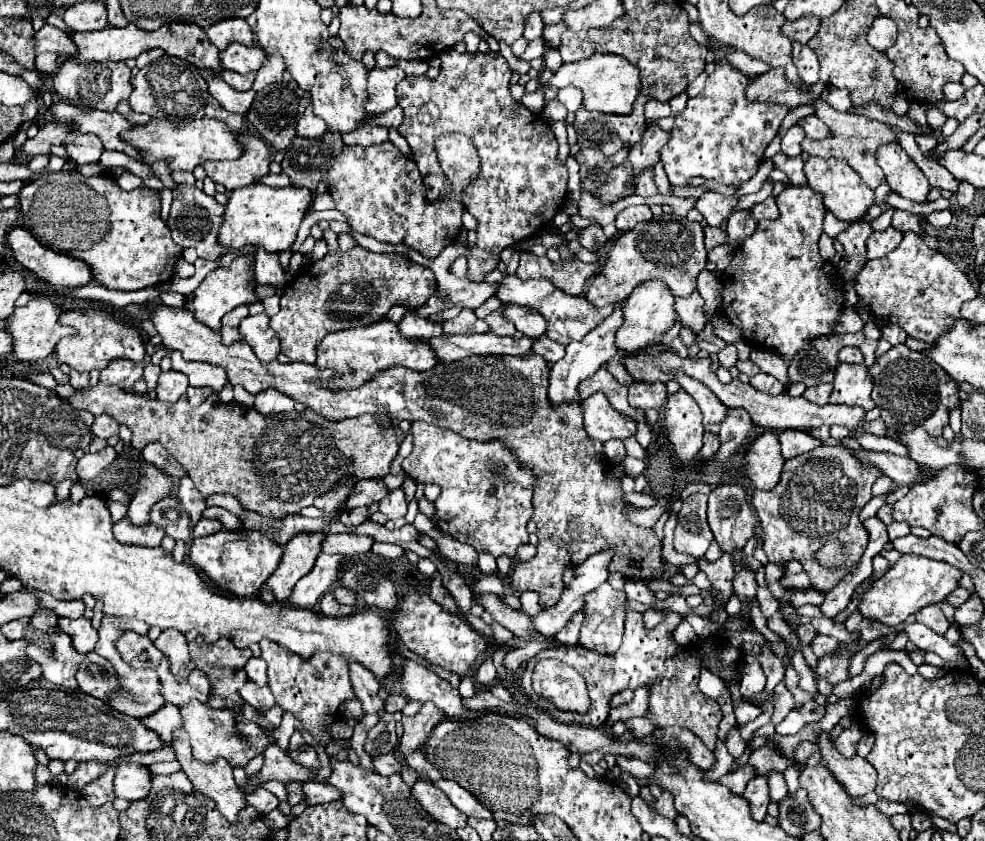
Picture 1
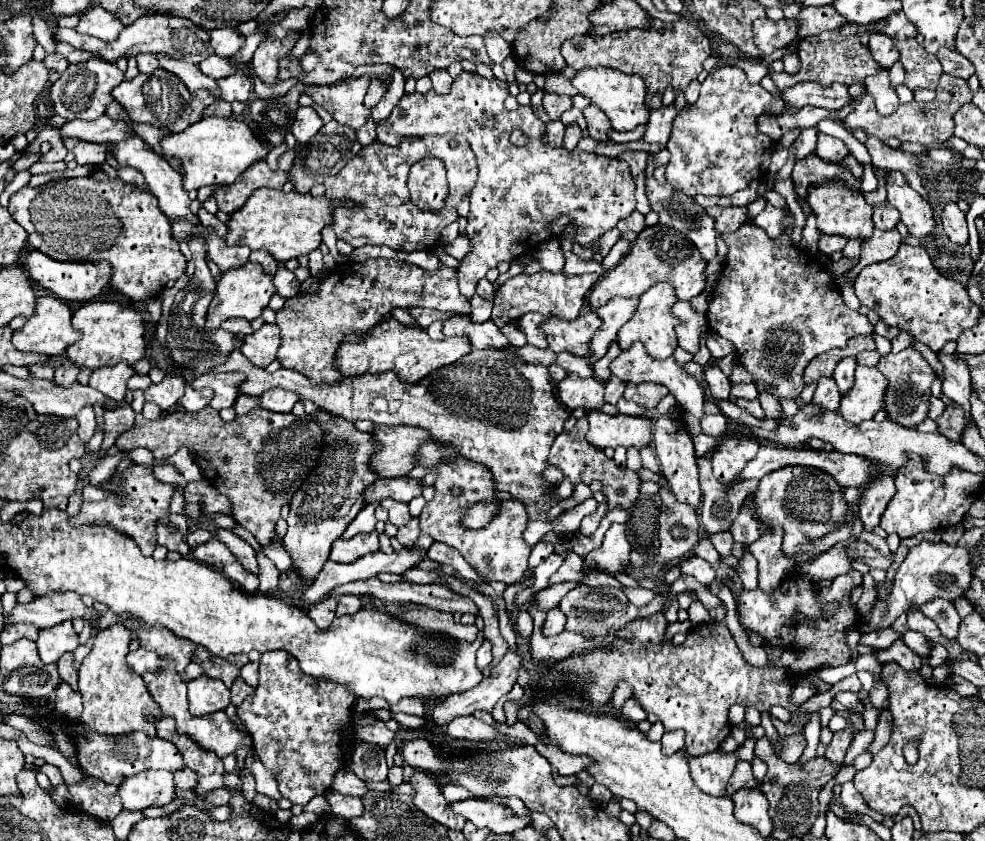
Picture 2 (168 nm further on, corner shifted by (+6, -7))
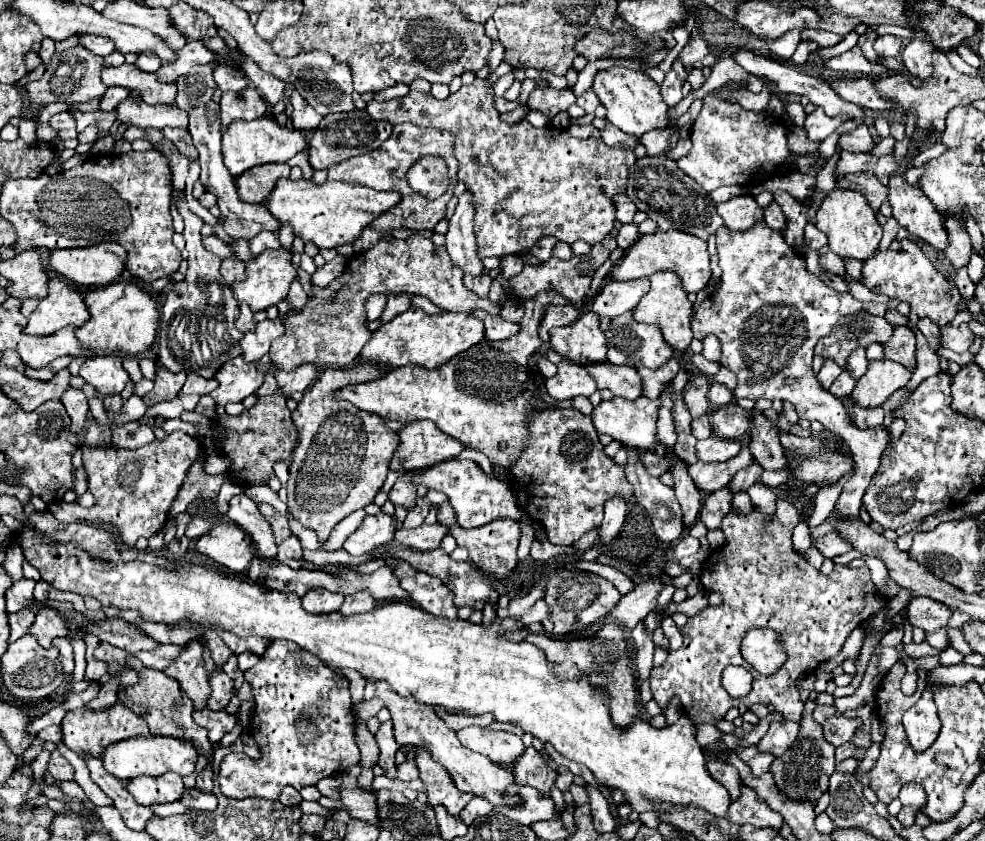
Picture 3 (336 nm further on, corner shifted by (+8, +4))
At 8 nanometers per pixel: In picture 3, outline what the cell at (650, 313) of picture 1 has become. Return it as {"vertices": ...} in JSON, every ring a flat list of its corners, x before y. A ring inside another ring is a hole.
{"vertices":[[657,272,651,278,651,288,649,292,641,298,637,308,633,310,633,320,643,322,643,324,653,324,659,326,665,342,675,348,675,350,687,350,693,332,691,332,691,302,687,300,687,292,681,288,681,280,675,272]]}

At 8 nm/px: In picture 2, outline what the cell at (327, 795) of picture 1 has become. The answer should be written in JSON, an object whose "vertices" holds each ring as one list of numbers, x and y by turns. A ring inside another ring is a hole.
{"vertices":[[329,789,327,793,327,801,331,803,331,813,333,815,339,815,343,819,353,819,353,817,359,817,363,815,363,801,361,797,351,797,351,795,341,795,333,789]]}

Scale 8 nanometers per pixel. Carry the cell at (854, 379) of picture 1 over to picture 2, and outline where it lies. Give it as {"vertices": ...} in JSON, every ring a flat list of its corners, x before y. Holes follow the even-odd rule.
{"vertices":[[857,367,855,383,841,399,839,413,851,423,861,423,873,419,885,405,887,379,877,371,877,367]]}

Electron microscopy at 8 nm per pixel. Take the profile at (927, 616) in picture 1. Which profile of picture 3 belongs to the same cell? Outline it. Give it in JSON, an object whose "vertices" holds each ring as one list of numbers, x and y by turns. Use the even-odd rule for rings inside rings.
{"vertices":[[917,596,909,602,907,614,909,614,909,624,919,626,925,632,933,632,941,626,947,626,951,610,945,608,945,604,939,604,937,600]]}

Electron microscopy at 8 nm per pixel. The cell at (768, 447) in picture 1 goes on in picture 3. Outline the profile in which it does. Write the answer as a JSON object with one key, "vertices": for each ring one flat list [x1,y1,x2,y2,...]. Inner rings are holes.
{"vertices":[[709,436,707,440,697,442,697,456,703,462,725,462,733,458,741,450,737,440,725,440,717,436]]}

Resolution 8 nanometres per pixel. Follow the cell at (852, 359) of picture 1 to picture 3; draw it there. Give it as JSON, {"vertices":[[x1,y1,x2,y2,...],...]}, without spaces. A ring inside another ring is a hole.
{"vertices":[[843,368,843,372,839,374,839,378,833,382,833,386,829,388,831,394,835,394,837,398,847,398,849,392,855,388,855,380,851,376,849,368]]}

